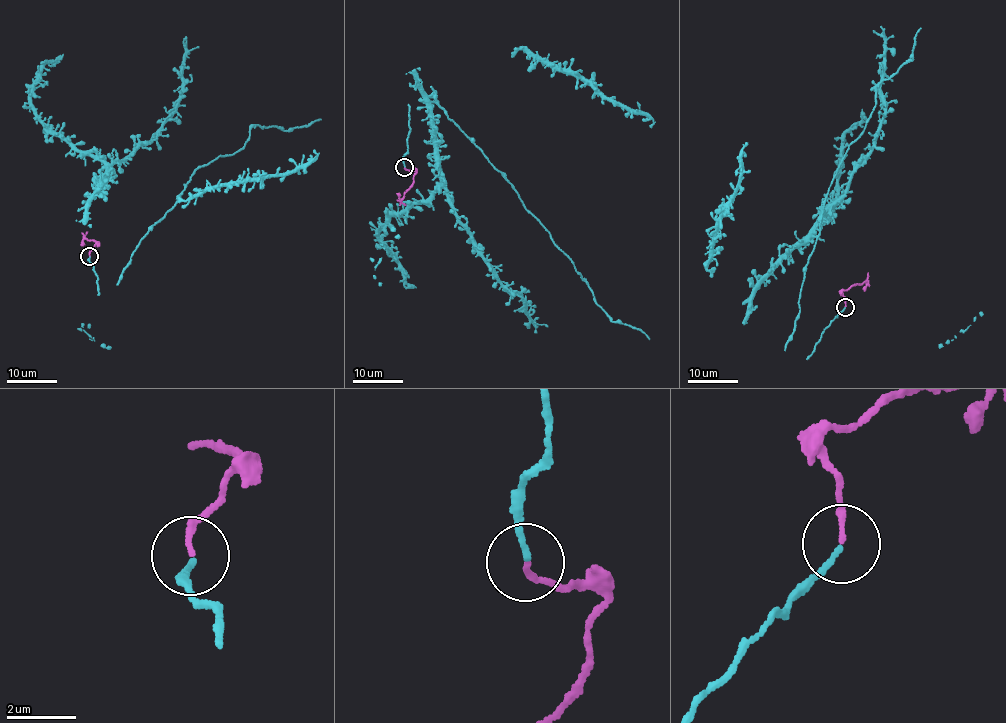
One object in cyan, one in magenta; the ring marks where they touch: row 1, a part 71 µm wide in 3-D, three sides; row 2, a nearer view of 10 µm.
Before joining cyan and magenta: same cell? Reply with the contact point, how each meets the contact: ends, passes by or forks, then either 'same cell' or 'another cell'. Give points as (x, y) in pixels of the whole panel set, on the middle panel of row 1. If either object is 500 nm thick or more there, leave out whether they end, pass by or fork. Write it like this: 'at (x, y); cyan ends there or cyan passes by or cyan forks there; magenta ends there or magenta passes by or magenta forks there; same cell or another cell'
at (404, 167); cyan ends there; magenta ends there; another cell

